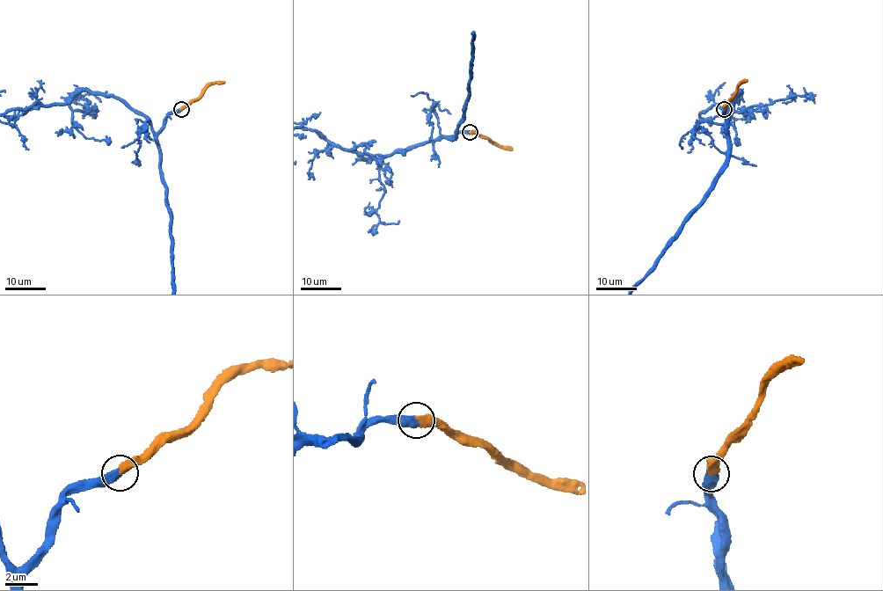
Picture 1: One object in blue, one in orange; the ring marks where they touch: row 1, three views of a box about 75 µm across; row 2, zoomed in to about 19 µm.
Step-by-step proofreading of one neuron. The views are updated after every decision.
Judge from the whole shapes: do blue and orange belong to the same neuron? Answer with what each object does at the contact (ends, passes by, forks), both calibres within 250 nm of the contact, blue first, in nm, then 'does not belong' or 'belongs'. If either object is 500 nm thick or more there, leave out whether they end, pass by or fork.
calibres 550 and 550 nm; belongs

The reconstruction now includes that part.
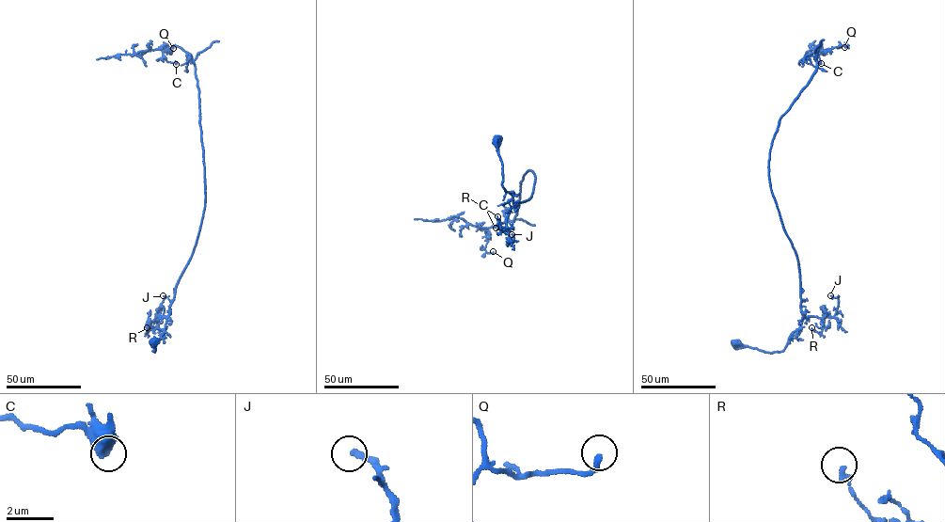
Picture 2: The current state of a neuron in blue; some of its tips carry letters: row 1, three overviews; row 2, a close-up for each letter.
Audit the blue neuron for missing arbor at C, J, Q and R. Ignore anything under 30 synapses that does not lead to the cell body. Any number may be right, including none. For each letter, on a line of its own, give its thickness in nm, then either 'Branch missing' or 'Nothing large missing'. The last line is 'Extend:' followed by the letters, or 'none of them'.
C: Thickness 550 nm. Nothing large missing
J: Thickness 240 nm. Nothing large missing
Q: Thickness 280 nm. Nothing large missing
R: Thickness 180 nm. Nothing large missing
Extend: none of them

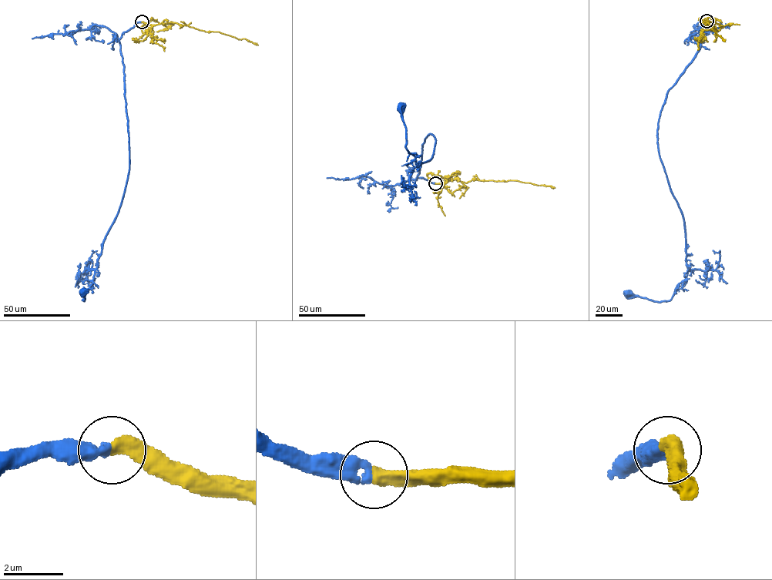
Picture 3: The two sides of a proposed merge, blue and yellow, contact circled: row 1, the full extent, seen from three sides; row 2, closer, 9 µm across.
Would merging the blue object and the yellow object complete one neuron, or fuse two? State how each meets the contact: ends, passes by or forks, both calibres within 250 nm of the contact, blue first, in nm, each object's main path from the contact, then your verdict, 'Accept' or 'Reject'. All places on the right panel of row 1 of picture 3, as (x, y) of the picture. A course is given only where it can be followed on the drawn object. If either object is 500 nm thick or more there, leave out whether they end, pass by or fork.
Thickness 460 nm (blue) against 500 nm. Course of blue: (706, 21), (699, 49), (667, 92), (657, 130), (685, 226), (686, 276), (668, 300), (627, 293). Course of yellow: (706, 21), (706, 24), (705, 22), (709, 21), (706, 23), (725, 41). Accept

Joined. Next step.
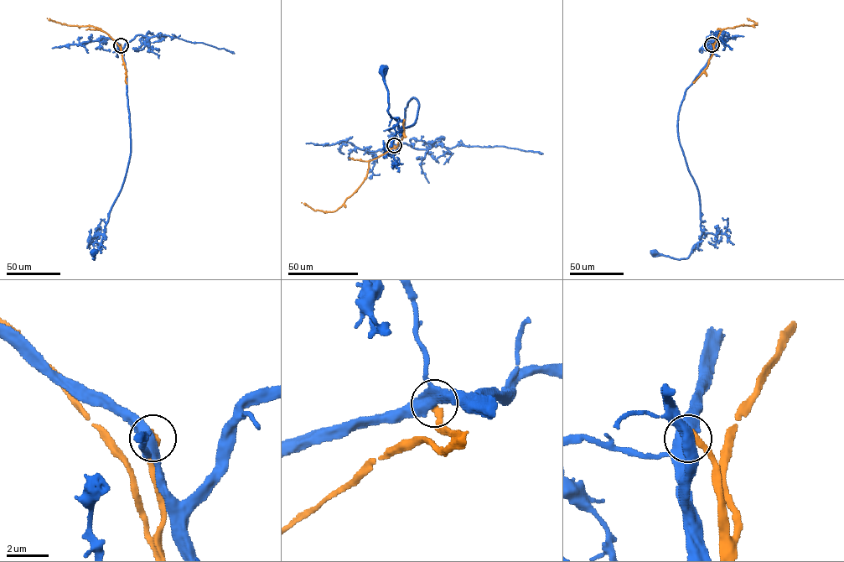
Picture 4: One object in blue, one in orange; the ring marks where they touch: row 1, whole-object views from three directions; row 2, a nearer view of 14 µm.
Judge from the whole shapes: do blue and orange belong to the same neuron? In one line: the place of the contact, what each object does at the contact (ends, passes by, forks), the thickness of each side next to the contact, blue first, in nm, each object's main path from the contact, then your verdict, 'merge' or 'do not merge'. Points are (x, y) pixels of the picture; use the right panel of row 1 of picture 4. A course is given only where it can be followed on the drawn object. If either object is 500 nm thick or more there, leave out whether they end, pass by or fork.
(711, 44) | blue forks | orange ends | 440/320 nm | blue via (711, 44), (711, 56), (686, 89), (677, 121), (679, 143), (699, 195), (701, 236), (686, 258), (654, 252) | orange via (711, 44), (714, 49), (722, 29), (757, 24), (747, 18) | do not merge

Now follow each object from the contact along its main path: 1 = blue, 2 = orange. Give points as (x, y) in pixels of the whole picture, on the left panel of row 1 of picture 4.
1: (121, 45), (126, 72), (130, 157), (121, 187), (111, 207), (94, 259), (93, 252)
2: (121, 45), (121, 49), (116, 42), (100, 28), (67, 25), (47, 18)

